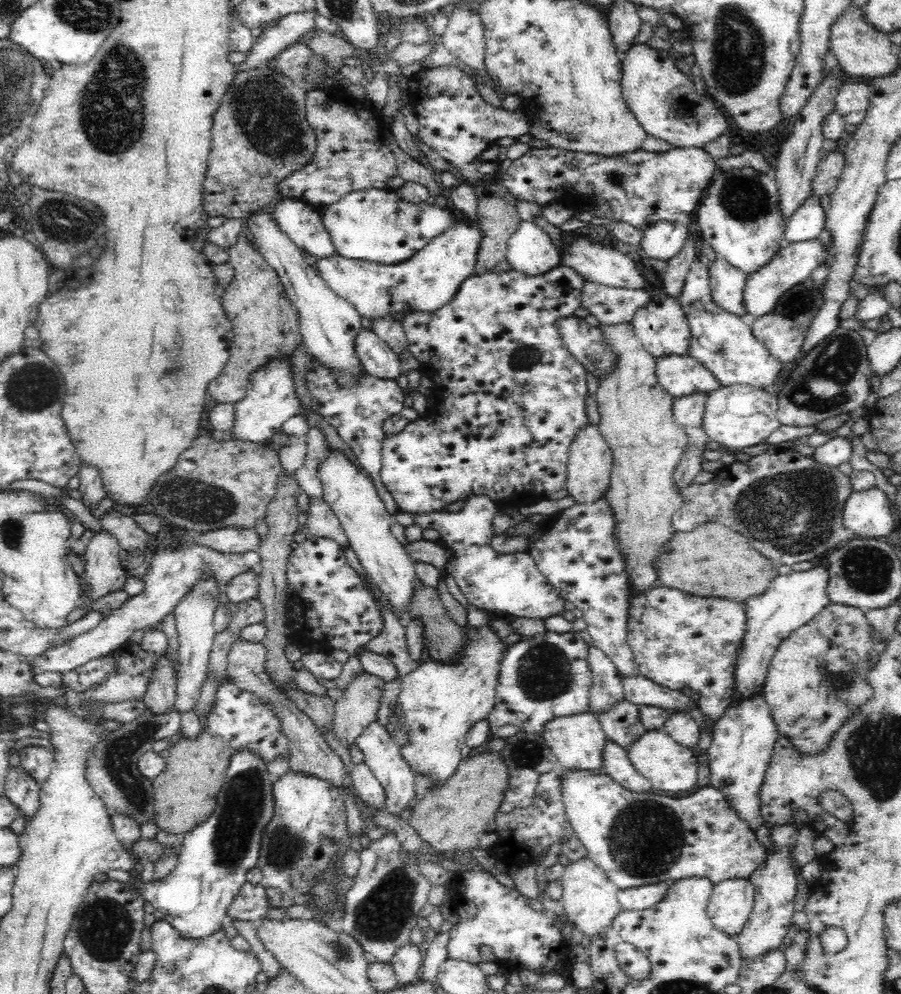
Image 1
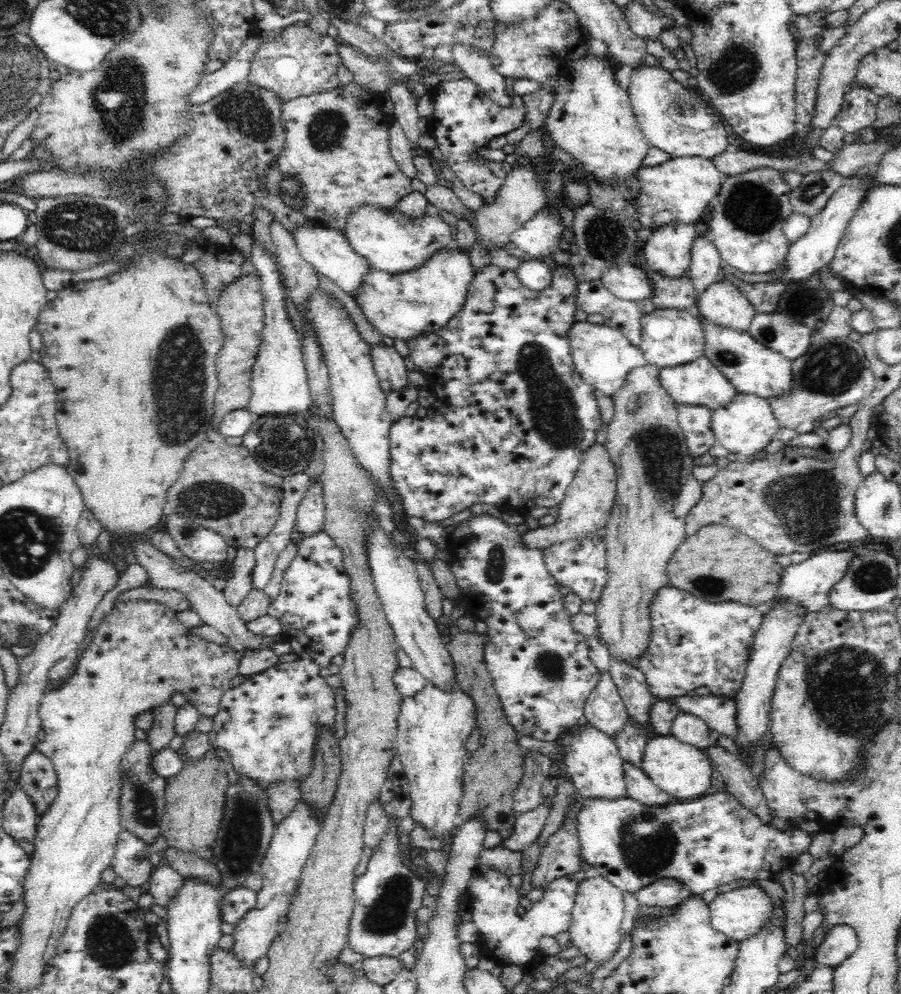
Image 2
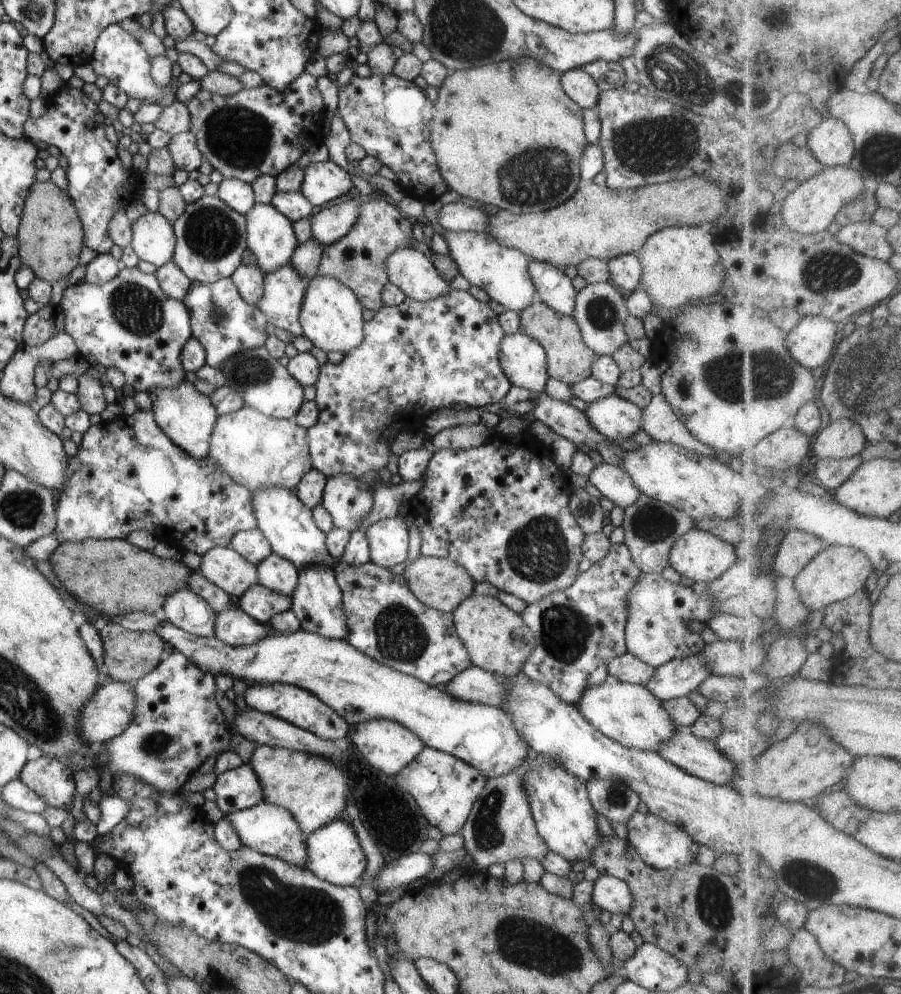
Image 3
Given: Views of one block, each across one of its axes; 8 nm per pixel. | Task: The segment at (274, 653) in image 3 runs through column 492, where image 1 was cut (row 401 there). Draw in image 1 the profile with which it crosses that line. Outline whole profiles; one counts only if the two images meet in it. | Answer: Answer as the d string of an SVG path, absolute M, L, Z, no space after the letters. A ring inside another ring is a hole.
M733 385L720 387L707 395L702 427L708 433L709 440L719 442L732 449L748 448L766 440L774 430L780 428L777 417L778 399L771 390Z

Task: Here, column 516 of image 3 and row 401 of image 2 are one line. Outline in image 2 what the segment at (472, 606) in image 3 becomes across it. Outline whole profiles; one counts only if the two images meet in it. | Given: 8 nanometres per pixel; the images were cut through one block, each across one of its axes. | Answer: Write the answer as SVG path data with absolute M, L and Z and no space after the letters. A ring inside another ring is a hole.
M650 363L630 371L626 384L612 396L615 413L605 429L607 441L604 446L615 466L617 496L608 520L607 534L603 538L609 576L596 604L596 636L610 656L636 667L651 642L650 604L656 592L669 585L667 567L670 558L686 540L685 519L703 496L703 482L692 475L694 459L688 453L684 432L677 421L677 404L661 385L659 372L660 368Z

